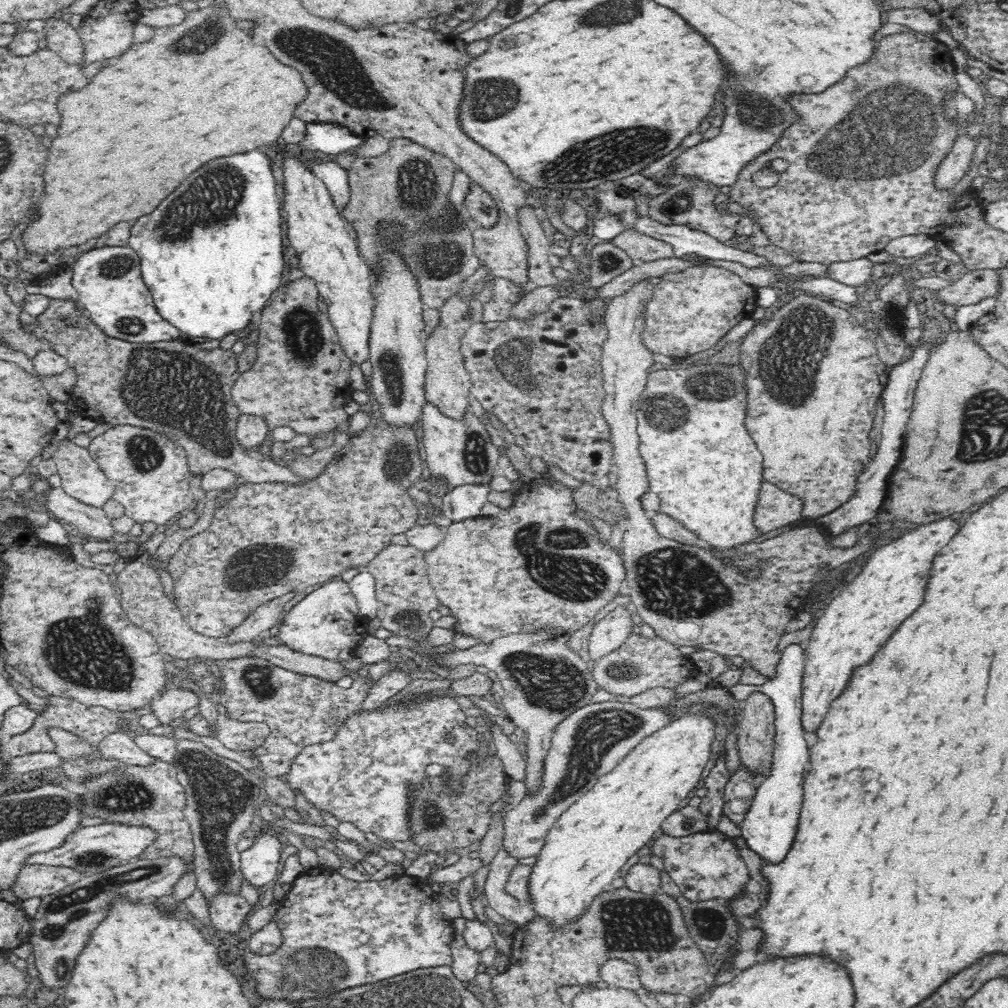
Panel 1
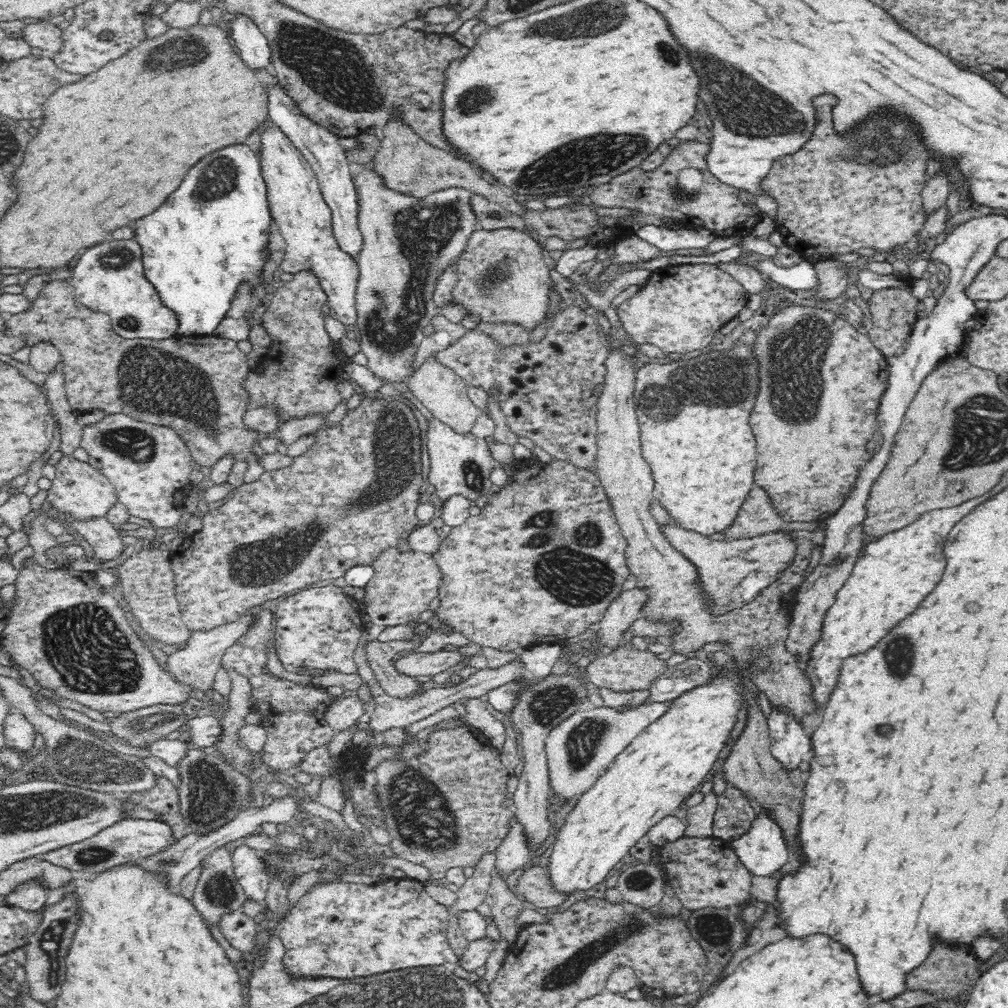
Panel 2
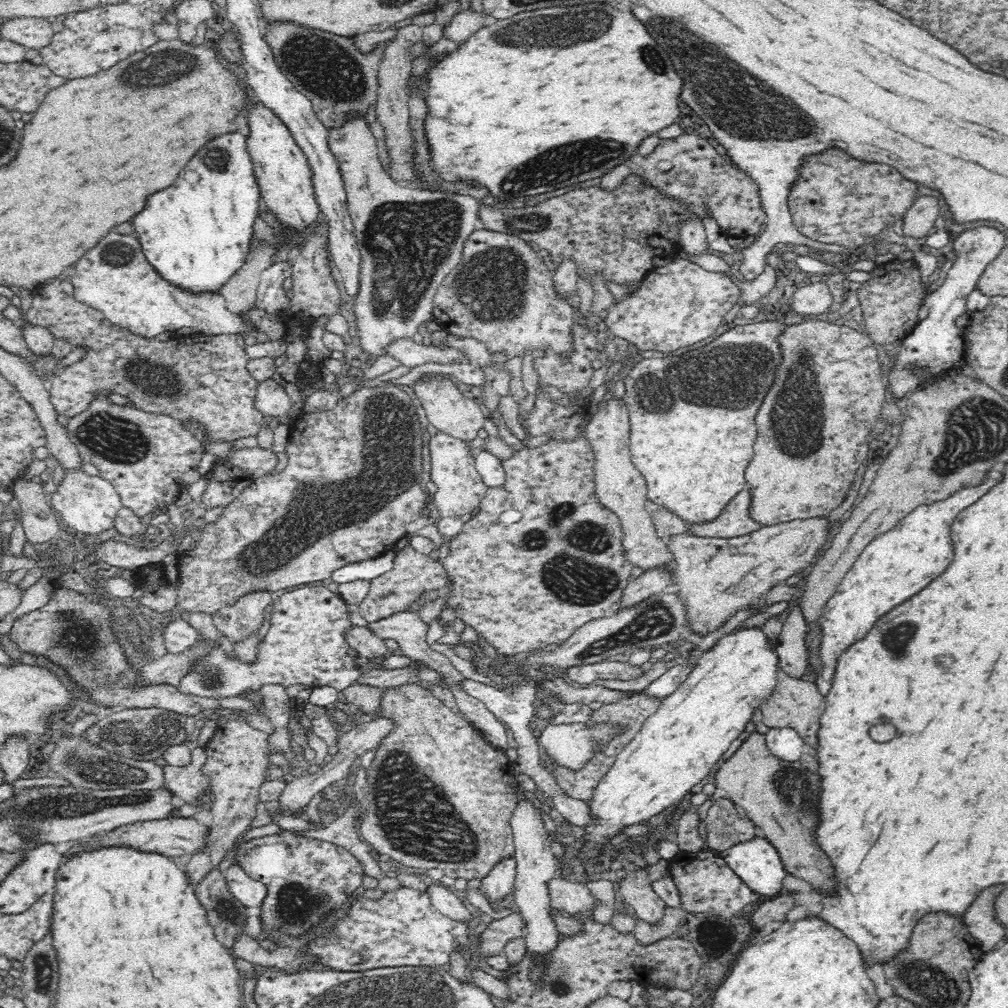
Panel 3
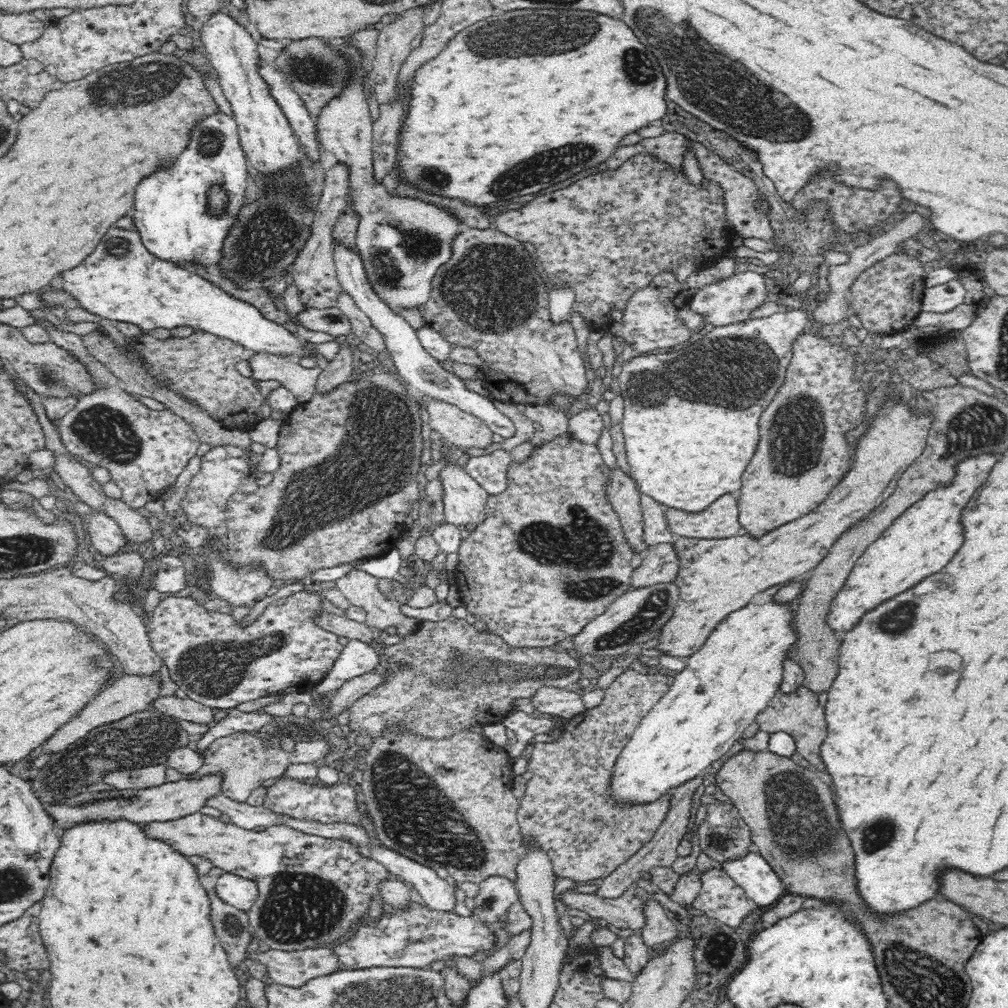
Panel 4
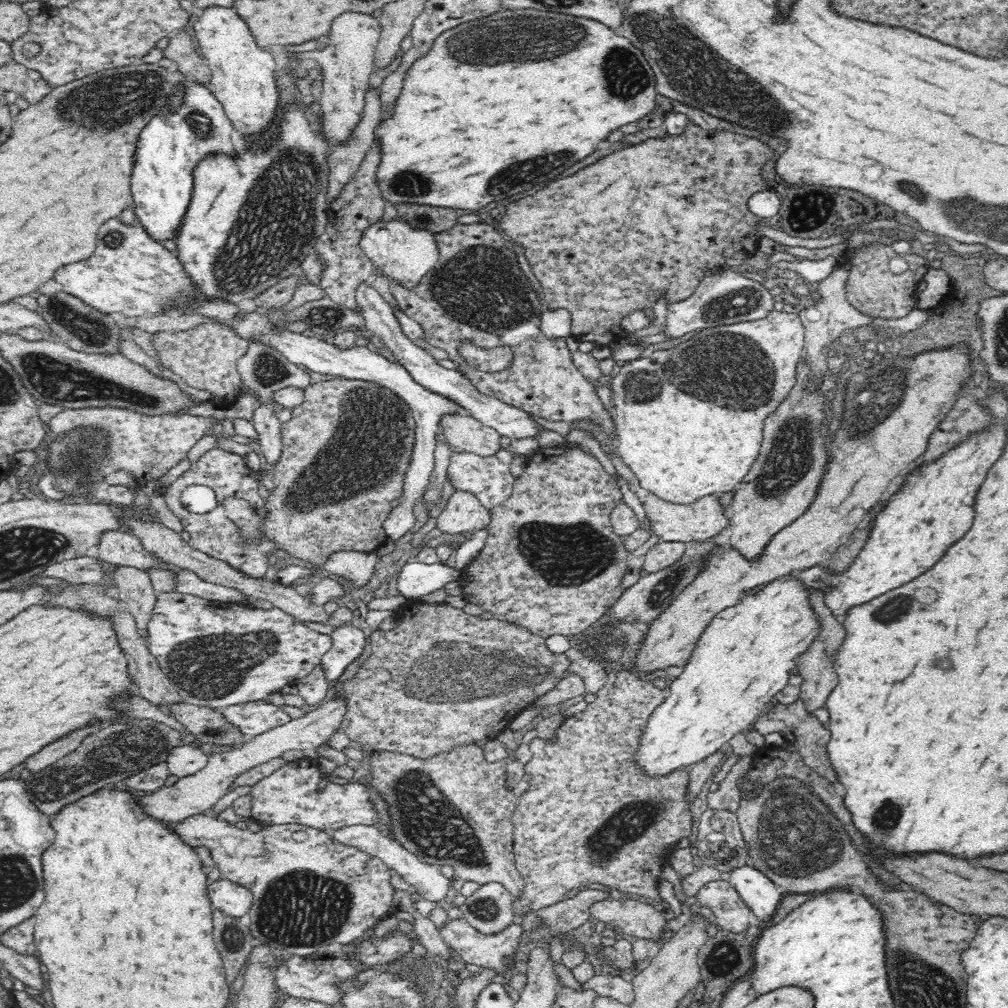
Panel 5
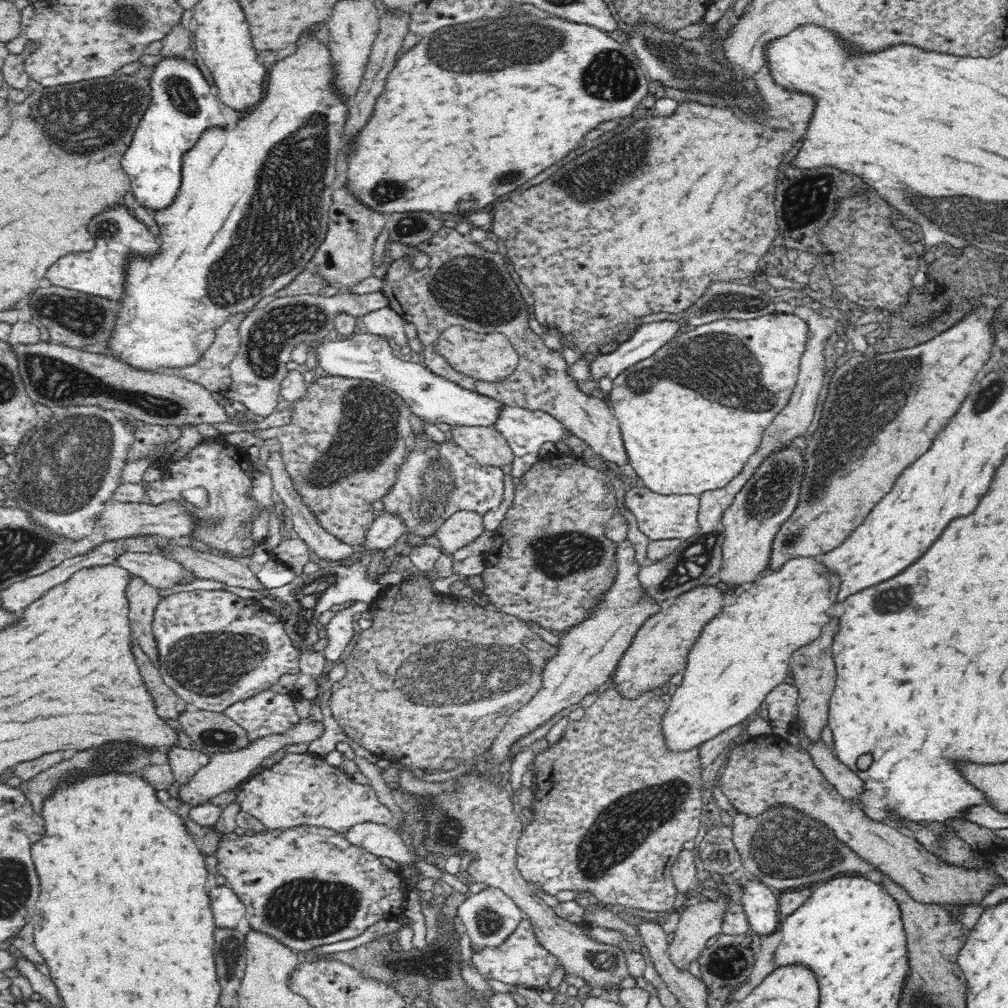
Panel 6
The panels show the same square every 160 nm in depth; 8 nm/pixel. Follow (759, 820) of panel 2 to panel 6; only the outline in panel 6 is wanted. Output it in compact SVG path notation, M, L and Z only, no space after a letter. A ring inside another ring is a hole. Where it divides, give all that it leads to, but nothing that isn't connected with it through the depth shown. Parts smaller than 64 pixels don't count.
M748 880L740 885L739 901L750 926L760 935L774 933L780 924L779 899L764 882Z

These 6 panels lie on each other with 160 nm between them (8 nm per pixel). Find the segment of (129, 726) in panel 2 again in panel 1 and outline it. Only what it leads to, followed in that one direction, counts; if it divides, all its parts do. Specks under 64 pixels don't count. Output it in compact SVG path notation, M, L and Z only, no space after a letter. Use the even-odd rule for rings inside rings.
M167 687L150 704L151 713L161 724L175 724L186 710L194 708L200 702L200 693L188 688Z

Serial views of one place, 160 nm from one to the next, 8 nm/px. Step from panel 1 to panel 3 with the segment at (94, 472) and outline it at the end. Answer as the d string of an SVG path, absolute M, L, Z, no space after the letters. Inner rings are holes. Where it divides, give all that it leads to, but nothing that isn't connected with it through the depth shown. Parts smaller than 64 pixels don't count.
M81 468L64 471L52 498L52 509L66 521L67 526L87 535L99 535L114 528L114 518L123 506L115 487L100 476L88 476Z

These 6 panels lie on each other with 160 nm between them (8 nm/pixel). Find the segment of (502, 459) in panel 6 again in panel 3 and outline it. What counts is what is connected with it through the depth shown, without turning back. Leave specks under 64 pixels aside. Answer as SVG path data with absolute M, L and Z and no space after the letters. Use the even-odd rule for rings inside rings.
M429 373L420 376L414 383L413 390L422 404L423 414L426 414L429 424L439 431L462 440L474 440L477 432L484 427L487 413L481 403L462 394L458 382L451 376L443 373Z

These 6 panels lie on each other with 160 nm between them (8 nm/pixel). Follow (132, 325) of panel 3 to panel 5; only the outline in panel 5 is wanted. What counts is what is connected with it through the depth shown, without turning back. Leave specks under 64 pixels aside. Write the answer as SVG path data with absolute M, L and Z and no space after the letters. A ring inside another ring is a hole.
M108 220L100 228L98 246L92 256L82 262L63 266L56 270L54 279L62 287L63 292L71 294L81 300L86 306L91 306L97 313L114 314L120 312L126 318L144 316L144 314L156 314L168 316L168 312L174 315L188 314L188 316L202 316L210 322L225 326L238 338L246 342L259 342L261 345L277 350L292 364L302 364L312 372L318 374L332 374L344 379L356 379L362 381L377 382L383 387L394 391L412 409L412 415L416 421L416 446L412 452L412 463L407 473L407 481L404 486L400 504L394 507L390 518L384 522L390 540L396 542L402 538L415 522L413 509L422 501L422 494L430 482L430 476L435 468L435 444L437 441L436 430L440 419L445 414L460 412L466 414L463 408L459 408L449 398L416 384L408 371L400 364L389 361L385 357L374 353L366 346L355 346L350 350L342 350L334 344L326 343L325 340L308 337L308 334L292 331L288 327L276 325L268 314L261 310L248 312L238 308L238 303L228 299L216 297L204 297L200 289L191 278L183 262L173 251L164 248L153 241L146 231L140 226L128 226L118 220Z

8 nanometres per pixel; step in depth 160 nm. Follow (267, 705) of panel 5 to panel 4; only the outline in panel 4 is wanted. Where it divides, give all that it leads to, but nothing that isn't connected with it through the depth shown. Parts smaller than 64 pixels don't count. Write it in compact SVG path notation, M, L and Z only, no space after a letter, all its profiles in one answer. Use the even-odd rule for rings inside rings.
M237 708L227 710L227 716L214 723L205 733L198 737L196 751L202 754L203 750L217 738L235 732L256 732L263 726L272 724L274 717L262 711L243 712Z

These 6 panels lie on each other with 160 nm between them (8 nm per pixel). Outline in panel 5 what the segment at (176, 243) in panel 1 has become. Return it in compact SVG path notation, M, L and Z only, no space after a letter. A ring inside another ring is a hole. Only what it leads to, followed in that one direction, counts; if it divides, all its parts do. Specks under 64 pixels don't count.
M192 81L187 88L184 106L180 106L176 114L156 116L152 124L144 128L140 138L138 166L132 176L132 194L134 214L152 240L162 244L176 241L180 236L192 202L196 166L211 156L224 154L236 157L239 153L231 140L235 132L232 121L213 92Z

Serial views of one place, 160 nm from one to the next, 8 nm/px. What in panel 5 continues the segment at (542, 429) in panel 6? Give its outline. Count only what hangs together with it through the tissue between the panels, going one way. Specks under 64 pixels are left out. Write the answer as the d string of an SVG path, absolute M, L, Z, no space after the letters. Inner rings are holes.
M370 280L358 283L355 299L357 300L364 326L371 333L371 337L376 342L382 342L385 348L392 352L395 362L400 363L408 371L408 374L413 377L416 384L423 386L434 394L449 398L459 408L463 408L466 414L493 428L496 432L499 432L500 436L506 436L512 440L528 437L536 438L538 436L540 424L532 420L529 413L480 392L476 386L472 385L472 381L462 375L460 371L440 366L436 359L432 357L430 350L416 346L412 339L404 334L402 323L398 321L396 313L392 311L393 308L380 296L380 292L374 286L371 286Z

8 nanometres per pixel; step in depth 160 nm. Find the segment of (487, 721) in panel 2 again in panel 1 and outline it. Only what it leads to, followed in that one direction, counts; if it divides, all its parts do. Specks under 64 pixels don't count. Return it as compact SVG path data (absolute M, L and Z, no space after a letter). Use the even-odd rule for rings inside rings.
M495 726L491 730L491 733L496 757L503 763L508 781L524 782L526 780L526 768L528 768L528 764L521 749L522 744L515 738L509 738L508 735L503 734Z

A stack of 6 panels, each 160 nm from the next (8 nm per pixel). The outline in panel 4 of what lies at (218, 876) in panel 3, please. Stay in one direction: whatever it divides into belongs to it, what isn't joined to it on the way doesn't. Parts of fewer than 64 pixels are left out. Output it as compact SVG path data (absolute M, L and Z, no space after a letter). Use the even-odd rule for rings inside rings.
M216 889L208 890L207 895L211 902L209 917L218 942L230 958L229 962L234 967L242 961L246 962L247 947L253 937L248 912L224 901Z

